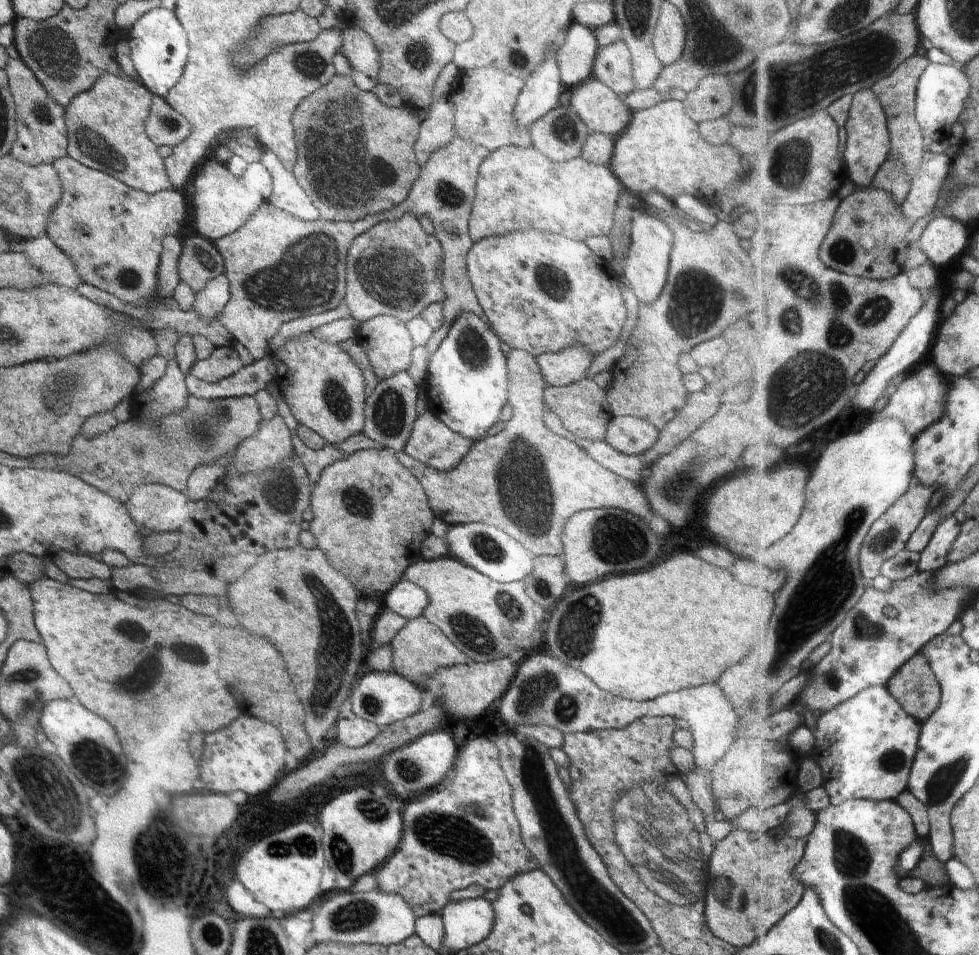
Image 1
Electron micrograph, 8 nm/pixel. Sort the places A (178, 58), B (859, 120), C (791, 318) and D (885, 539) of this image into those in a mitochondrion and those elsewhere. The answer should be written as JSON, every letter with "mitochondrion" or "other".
{"A":"other","B":"other","C":"mitochondrion","D":"mitochondrion"}

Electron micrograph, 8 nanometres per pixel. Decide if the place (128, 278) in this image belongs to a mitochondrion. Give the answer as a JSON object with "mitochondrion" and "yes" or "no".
{"mitochondrion":"yes"}

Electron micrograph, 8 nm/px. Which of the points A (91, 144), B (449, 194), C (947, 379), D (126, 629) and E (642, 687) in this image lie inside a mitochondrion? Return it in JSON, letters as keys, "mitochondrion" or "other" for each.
{"A":"mitochondrion","B":"mitochondrion","C":"other","D":"mitochondrion","E":"other"}

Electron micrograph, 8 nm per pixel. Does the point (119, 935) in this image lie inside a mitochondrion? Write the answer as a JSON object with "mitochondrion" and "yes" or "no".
{"mitochondrion":"no"}

